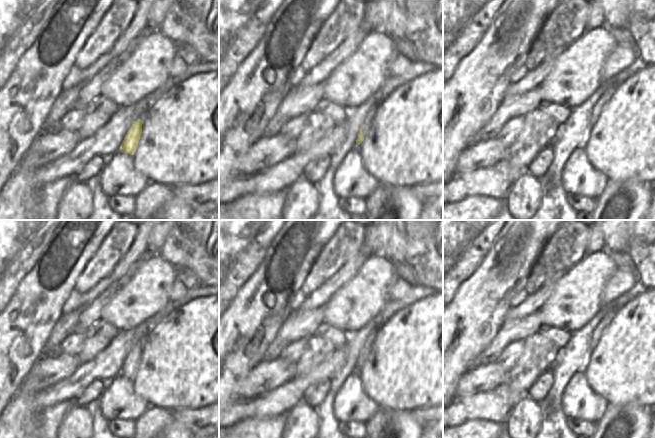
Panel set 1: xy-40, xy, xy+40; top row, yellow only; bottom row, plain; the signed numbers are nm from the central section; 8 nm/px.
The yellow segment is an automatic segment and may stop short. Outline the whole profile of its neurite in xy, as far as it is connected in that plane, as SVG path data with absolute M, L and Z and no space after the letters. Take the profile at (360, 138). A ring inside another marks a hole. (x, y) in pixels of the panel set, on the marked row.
M417 61L415 63L410 63L410 66L405 73L401 75L388 75L388 78L384 81L381 88L373 95L374 104L370 108L366 120L358 132L358 138L356 140L356 147L362 143L364 137L366 136L372 120L376 114L376 108L398 87L401 85L429 72L437 69L435 65L431 63L425 63L423 61Z

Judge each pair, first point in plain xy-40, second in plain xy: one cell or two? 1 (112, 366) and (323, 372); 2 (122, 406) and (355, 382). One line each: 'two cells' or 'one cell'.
1: one cell
2: one cell

